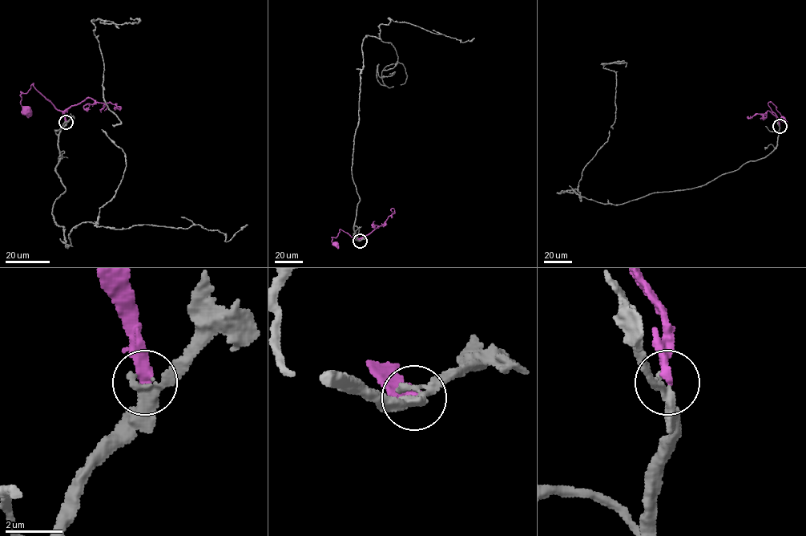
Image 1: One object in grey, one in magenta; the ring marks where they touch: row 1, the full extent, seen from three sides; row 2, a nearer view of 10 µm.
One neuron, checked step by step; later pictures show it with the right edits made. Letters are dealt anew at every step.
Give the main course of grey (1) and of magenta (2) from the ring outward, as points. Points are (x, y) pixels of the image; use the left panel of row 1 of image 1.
1: (66, 122), (51, 212), (66, 246), (126, 166), (91, 22), (130, 18)
2: (66, 122), (64, 115), (34, 83), (26, 93), (21, 95), (21, 104), (24, 111), (26, 110)

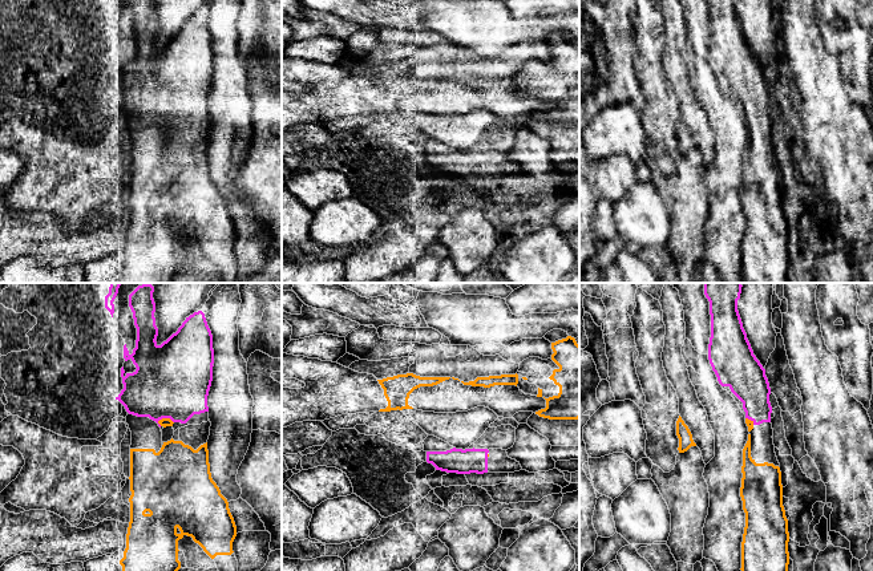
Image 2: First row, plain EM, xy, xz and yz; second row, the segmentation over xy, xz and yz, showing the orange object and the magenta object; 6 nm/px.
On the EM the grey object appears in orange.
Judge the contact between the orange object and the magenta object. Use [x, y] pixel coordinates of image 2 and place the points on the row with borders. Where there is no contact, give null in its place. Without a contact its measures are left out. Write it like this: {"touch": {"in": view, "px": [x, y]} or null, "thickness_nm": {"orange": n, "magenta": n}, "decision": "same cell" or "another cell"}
{"touch": {"in": "xy", "px": [165, 418]}, "thickness_nm": {"orange": 50, "magenta": 460}, "decision": "same cell"}

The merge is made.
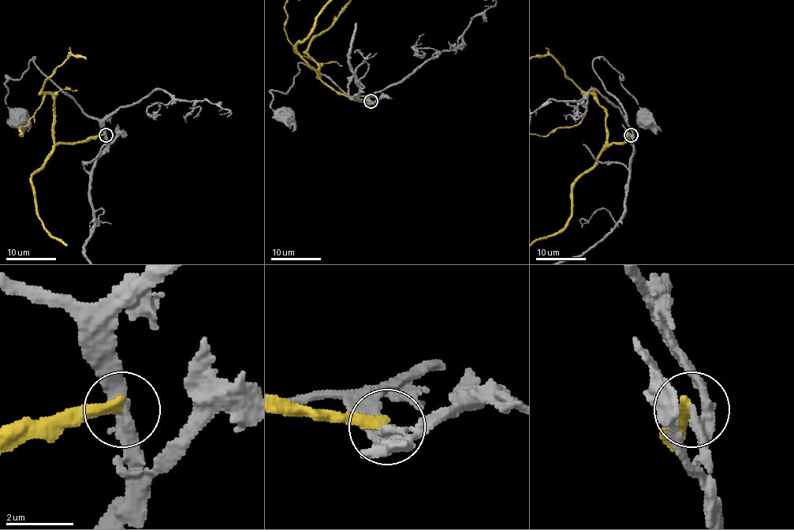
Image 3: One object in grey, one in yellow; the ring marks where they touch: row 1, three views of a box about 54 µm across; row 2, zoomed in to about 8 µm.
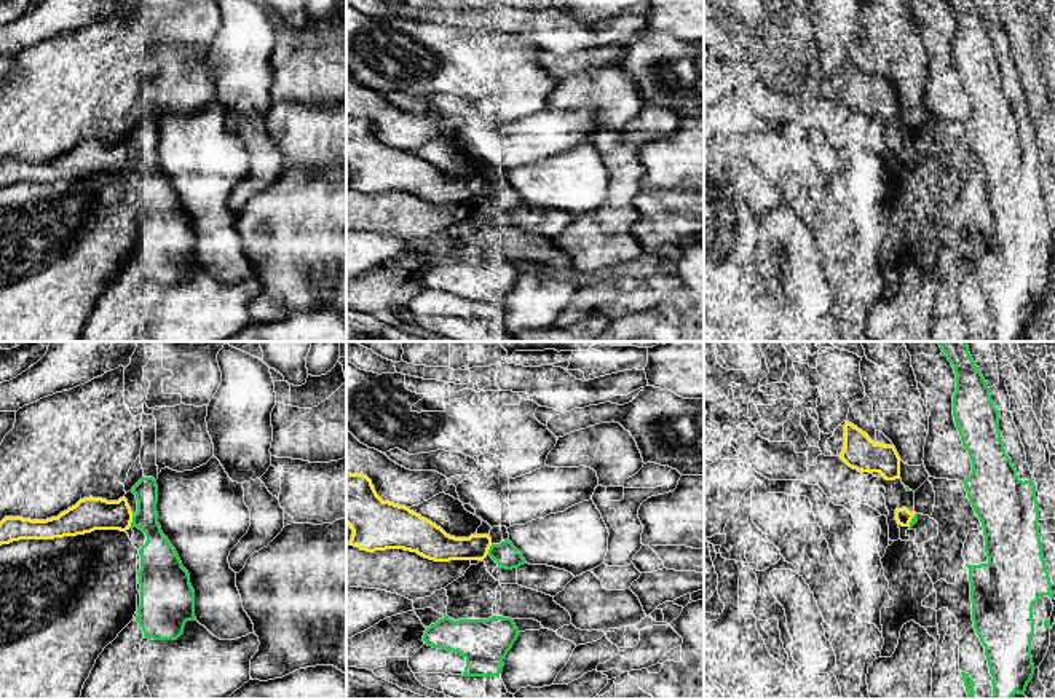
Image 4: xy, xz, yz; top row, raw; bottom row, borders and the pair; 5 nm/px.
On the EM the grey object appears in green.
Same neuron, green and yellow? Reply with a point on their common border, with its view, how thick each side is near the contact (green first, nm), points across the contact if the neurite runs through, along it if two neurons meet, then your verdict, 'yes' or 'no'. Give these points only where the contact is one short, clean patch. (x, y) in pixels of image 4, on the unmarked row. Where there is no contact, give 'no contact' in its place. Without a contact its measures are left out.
meets green in xy at (133, 163); 190 nm thick on the green side, 170 nm on the other; no

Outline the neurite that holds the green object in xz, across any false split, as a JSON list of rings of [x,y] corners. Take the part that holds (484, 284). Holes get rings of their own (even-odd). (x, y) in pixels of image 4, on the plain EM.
[[[447,257],[426,270],[423,284],[428,289],[453,294],[466,300],[463,319],[500,319],[508,294],[519,279],[514,262],[458,262]]]

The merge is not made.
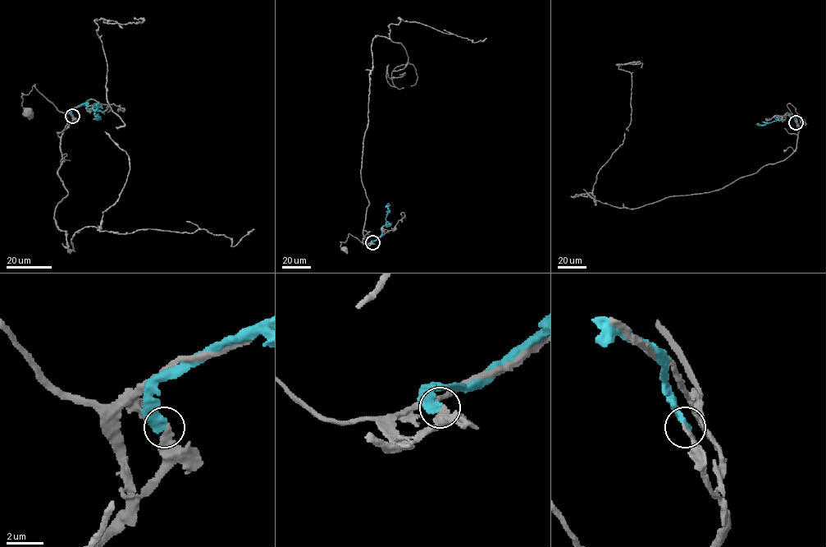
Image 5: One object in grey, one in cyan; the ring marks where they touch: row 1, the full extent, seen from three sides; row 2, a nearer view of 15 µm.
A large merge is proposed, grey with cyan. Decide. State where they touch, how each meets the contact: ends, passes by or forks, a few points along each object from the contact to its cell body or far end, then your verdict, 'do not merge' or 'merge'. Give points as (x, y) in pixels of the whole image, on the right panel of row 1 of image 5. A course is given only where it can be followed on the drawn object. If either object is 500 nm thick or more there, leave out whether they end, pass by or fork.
at (796, 122); grey ends there; cyan ends there; grey runs (796, 122), (798, 128), (797, 119), (787, 106), (788, 103), (796, 108), (802, 121); cyan runs (796, 122), (792, 116), (784, 115), (763, 126), (757, 123); do not merge

